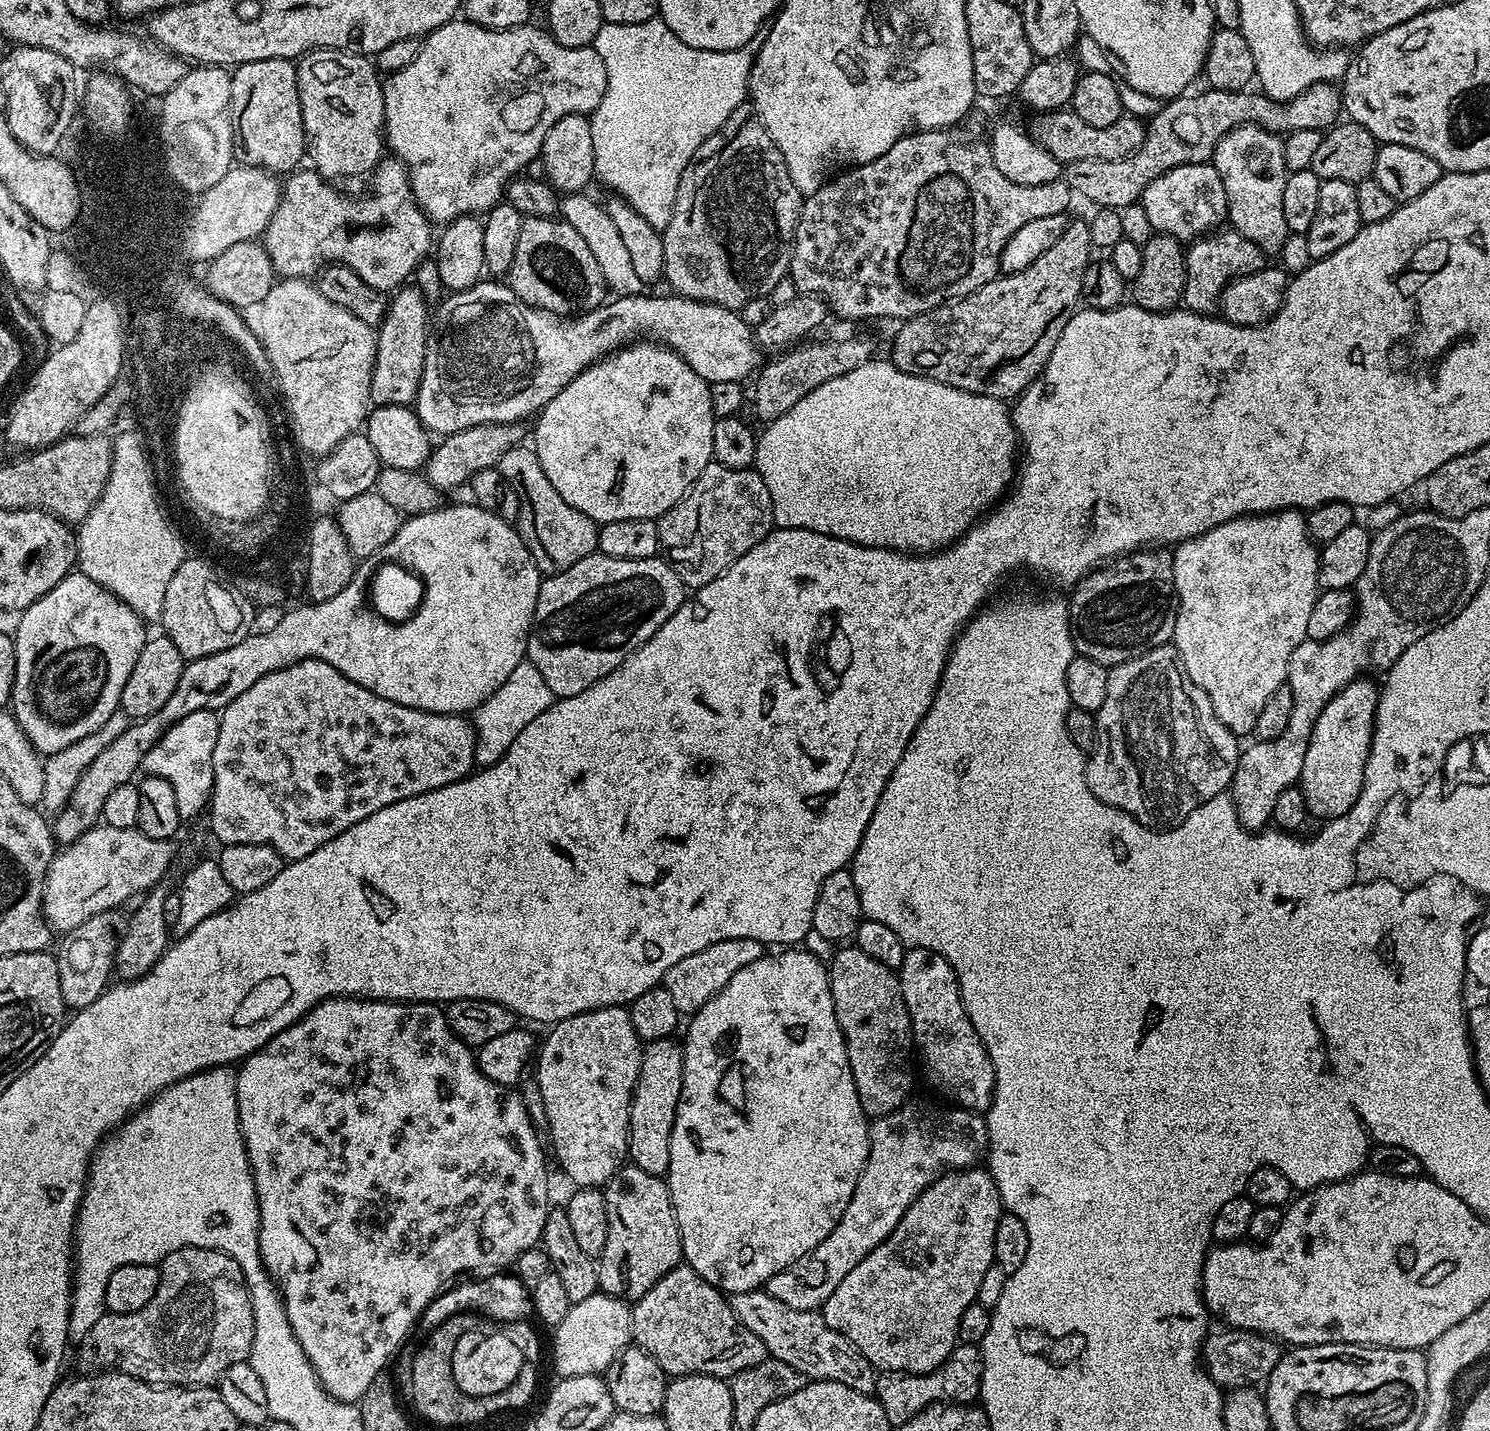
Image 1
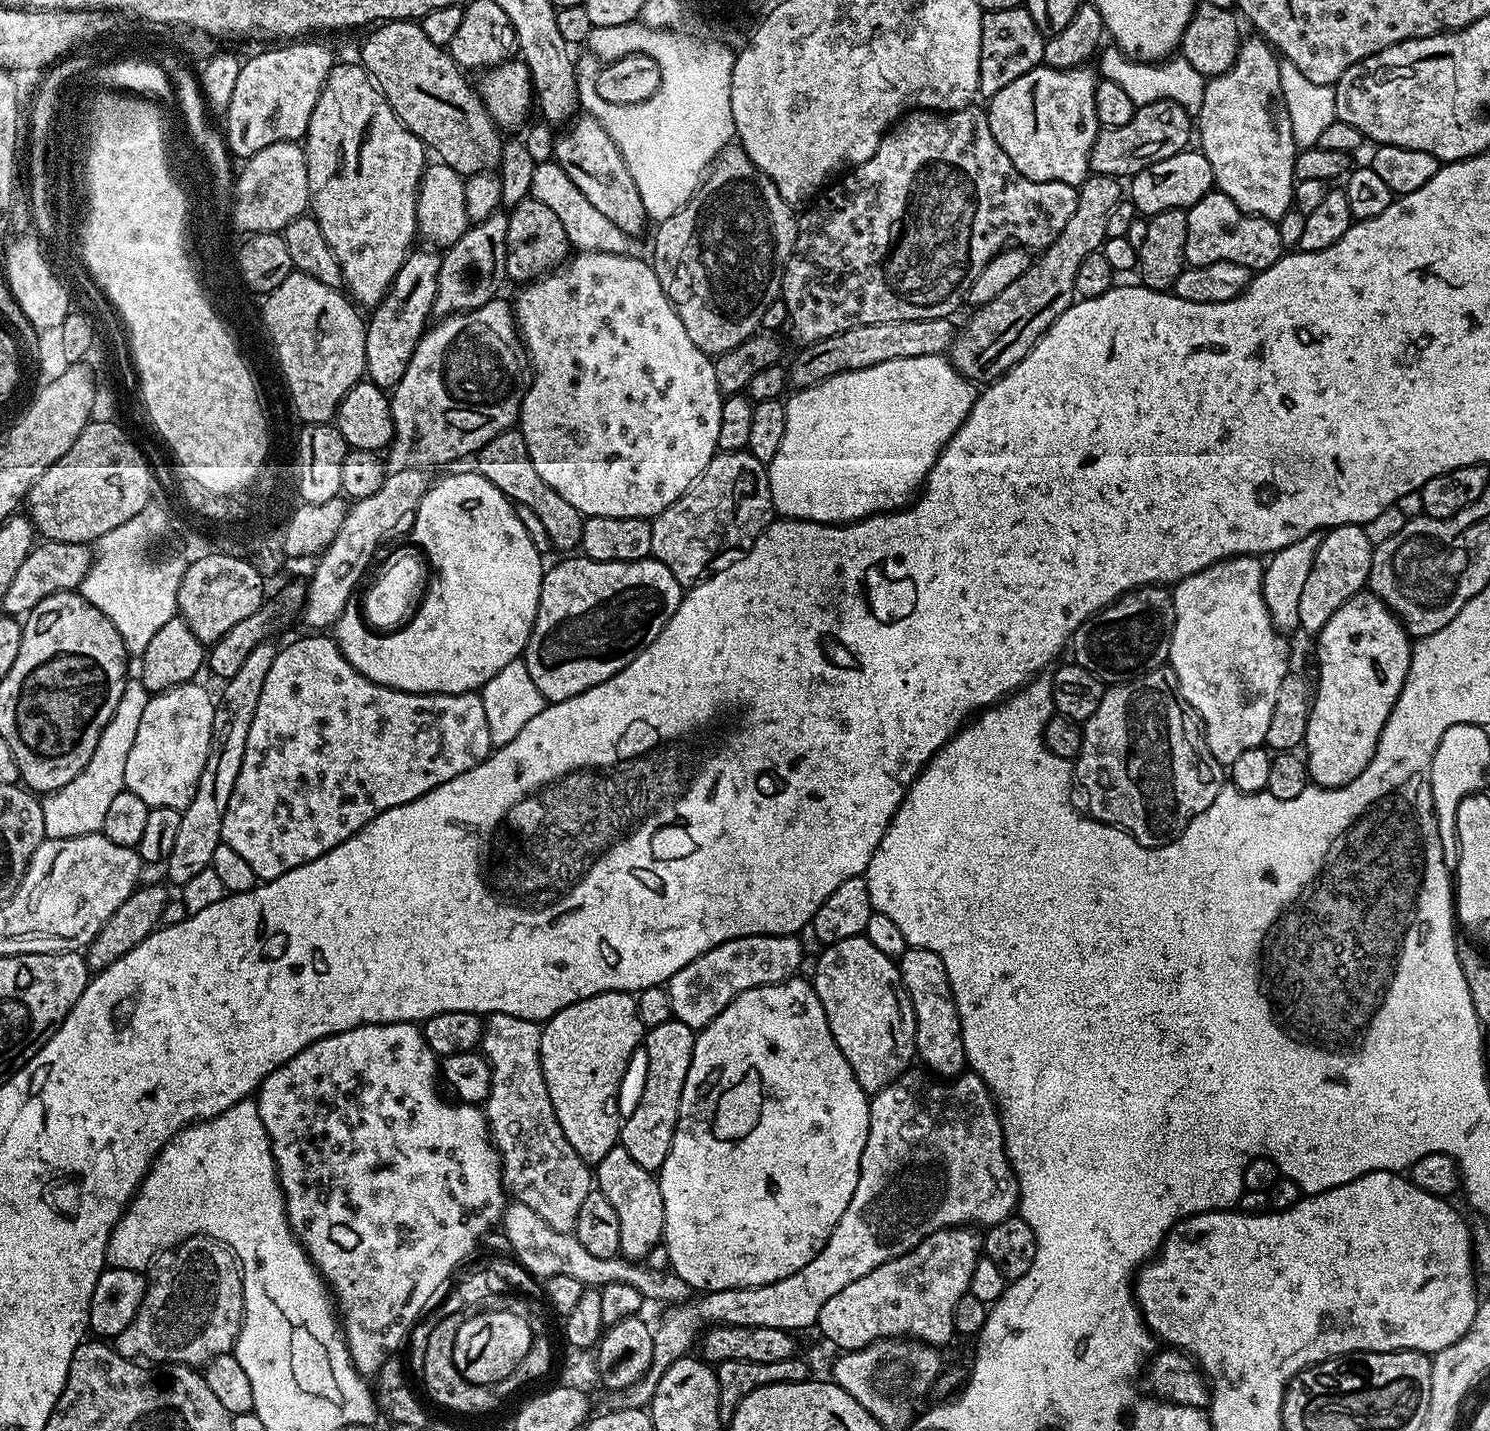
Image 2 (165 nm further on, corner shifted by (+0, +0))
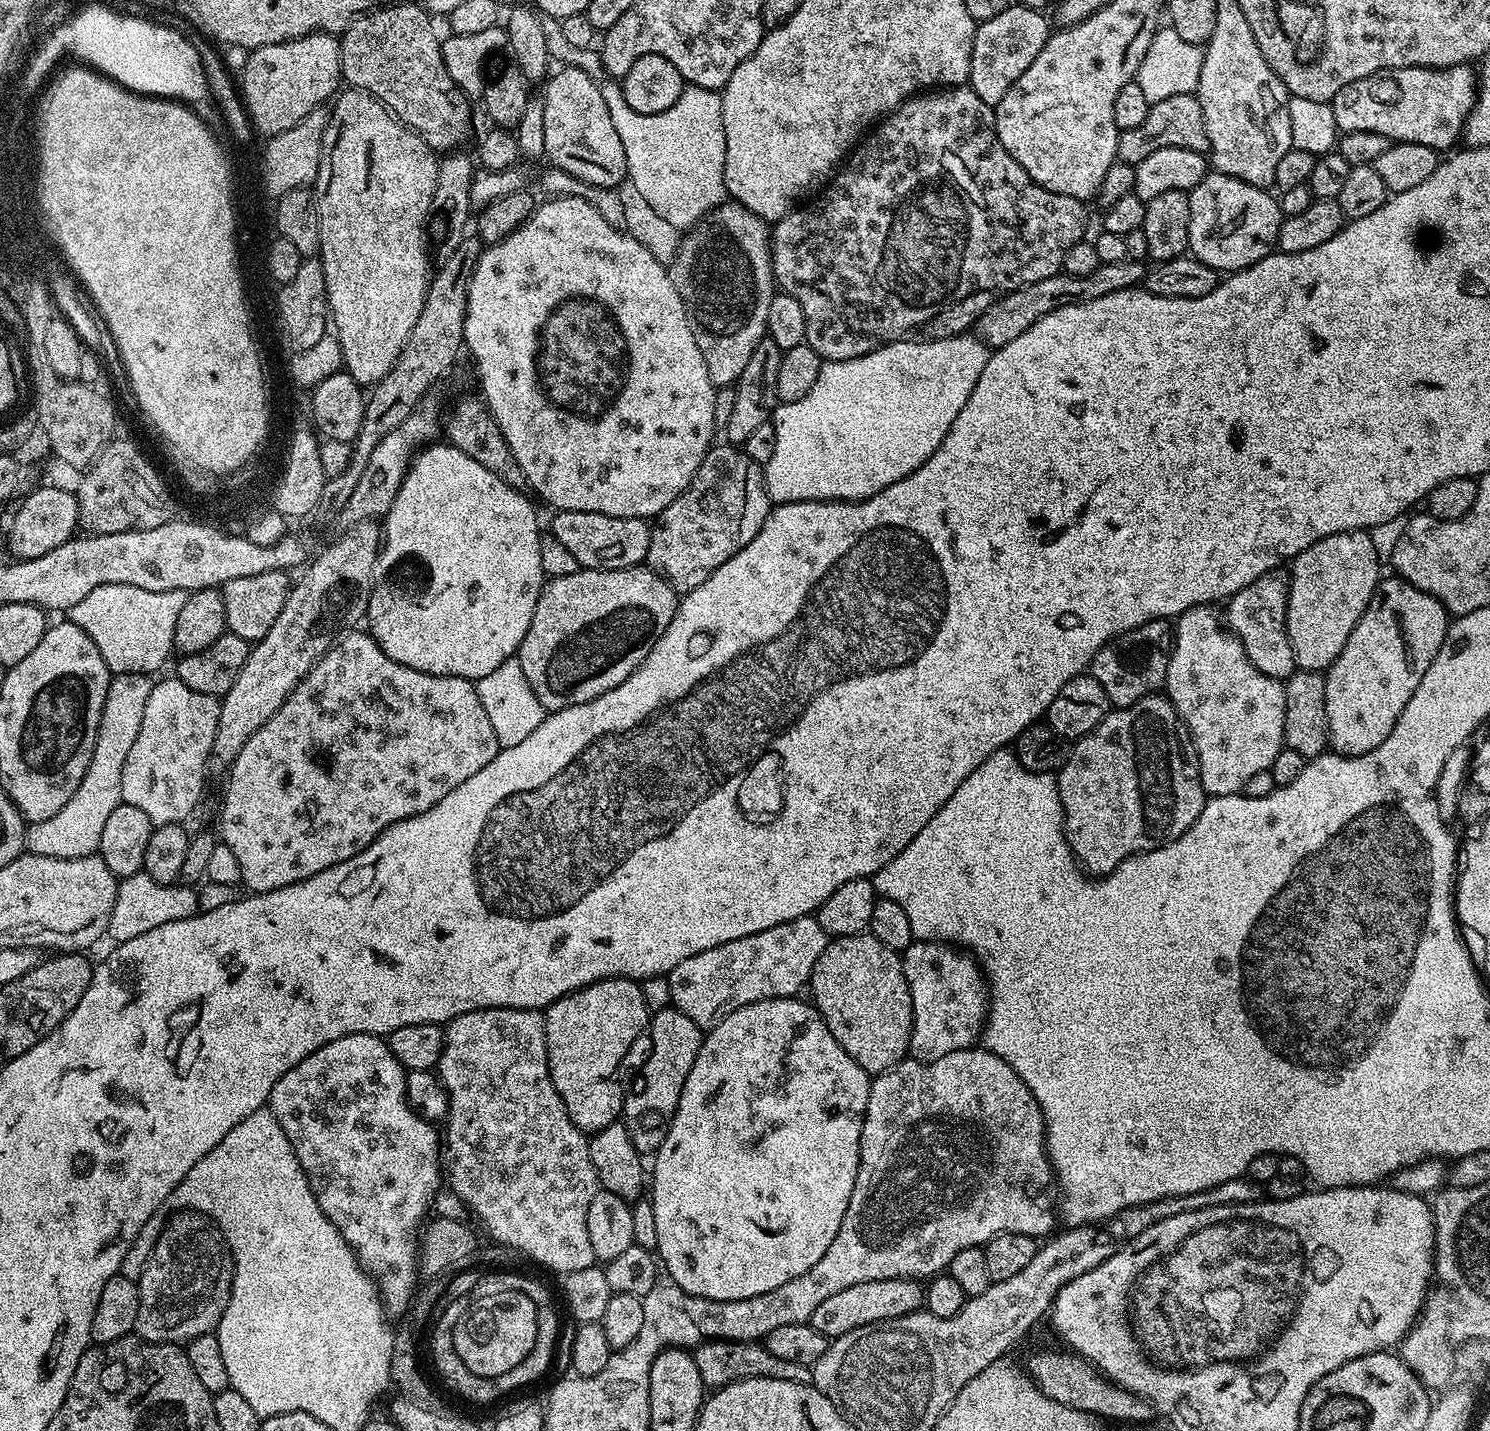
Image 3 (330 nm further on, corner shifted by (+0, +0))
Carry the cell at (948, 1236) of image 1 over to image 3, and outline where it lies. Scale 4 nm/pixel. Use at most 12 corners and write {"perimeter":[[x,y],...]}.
{"perimeter":[[920,1280],[862,1282],[814,1310],[835,1338],[919,1312]]}

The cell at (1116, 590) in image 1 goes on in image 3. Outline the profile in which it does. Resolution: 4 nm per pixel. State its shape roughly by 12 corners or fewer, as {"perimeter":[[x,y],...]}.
{"perimeter":[[1148,620],[1102,646],[1090,675],[1125,708],[1166,682],[1174,628]]}

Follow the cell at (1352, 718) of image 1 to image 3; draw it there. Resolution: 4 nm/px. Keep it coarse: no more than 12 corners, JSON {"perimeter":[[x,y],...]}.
{"perimeter":[[1381,579],[1323,673],[1333,753],[1390,738],[1449,623]]}

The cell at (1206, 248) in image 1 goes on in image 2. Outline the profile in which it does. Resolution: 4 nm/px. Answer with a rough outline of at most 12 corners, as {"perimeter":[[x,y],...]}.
{"perimeter":[[1208,192],[1187,209],[1185,261],[1274,266],[1276,224]]}

